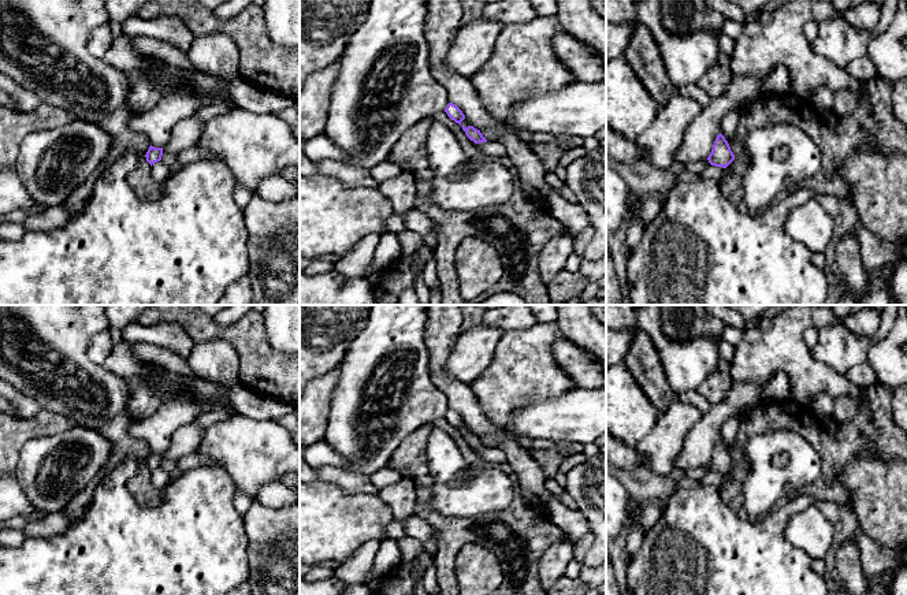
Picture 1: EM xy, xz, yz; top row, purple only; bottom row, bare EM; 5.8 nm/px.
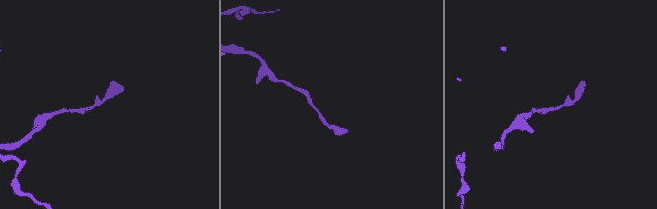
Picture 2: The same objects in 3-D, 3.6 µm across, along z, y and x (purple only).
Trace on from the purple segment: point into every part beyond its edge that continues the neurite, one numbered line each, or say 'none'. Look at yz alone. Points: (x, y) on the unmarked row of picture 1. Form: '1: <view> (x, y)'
none

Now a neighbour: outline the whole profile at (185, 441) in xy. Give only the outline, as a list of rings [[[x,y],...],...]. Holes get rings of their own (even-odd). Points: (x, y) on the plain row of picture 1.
[[[196,423],[186,424],[174,431],[170,446],[163,454],[163,460],[178,461],[179,458],[200,451],[204,428]]]

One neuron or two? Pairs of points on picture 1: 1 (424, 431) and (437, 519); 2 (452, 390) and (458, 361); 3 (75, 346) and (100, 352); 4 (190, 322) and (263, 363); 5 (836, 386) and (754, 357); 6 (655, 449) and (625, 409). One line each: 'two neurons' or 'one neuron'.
1: one neuron
2: two neurons
3: two neurons
4: one neuron
5: one neuron
6: two neurons

